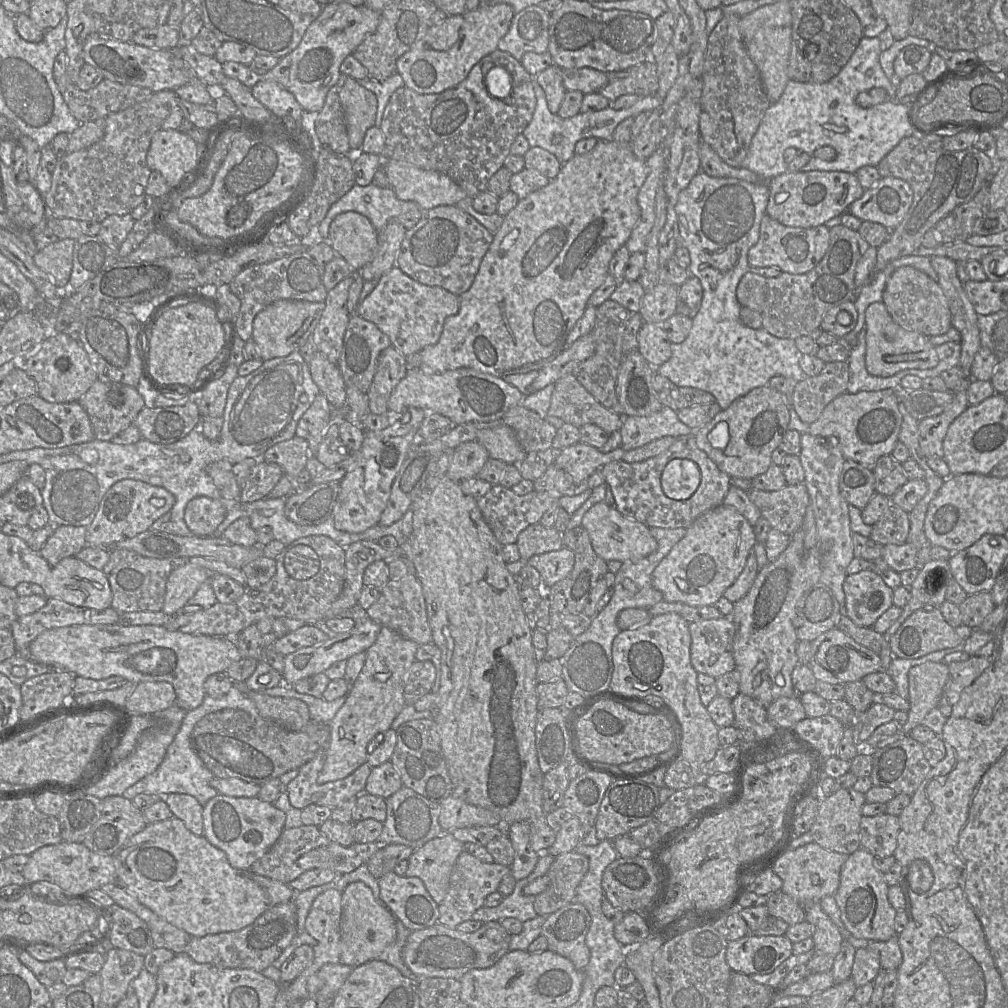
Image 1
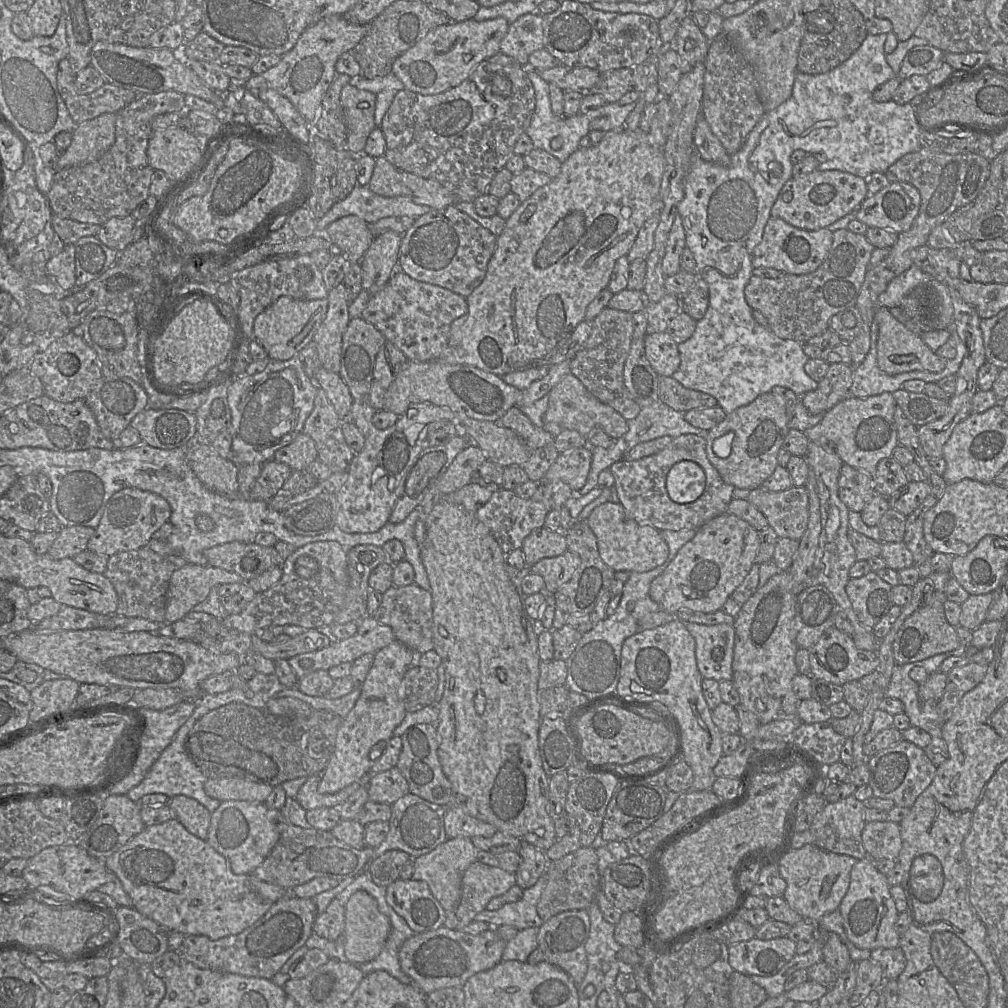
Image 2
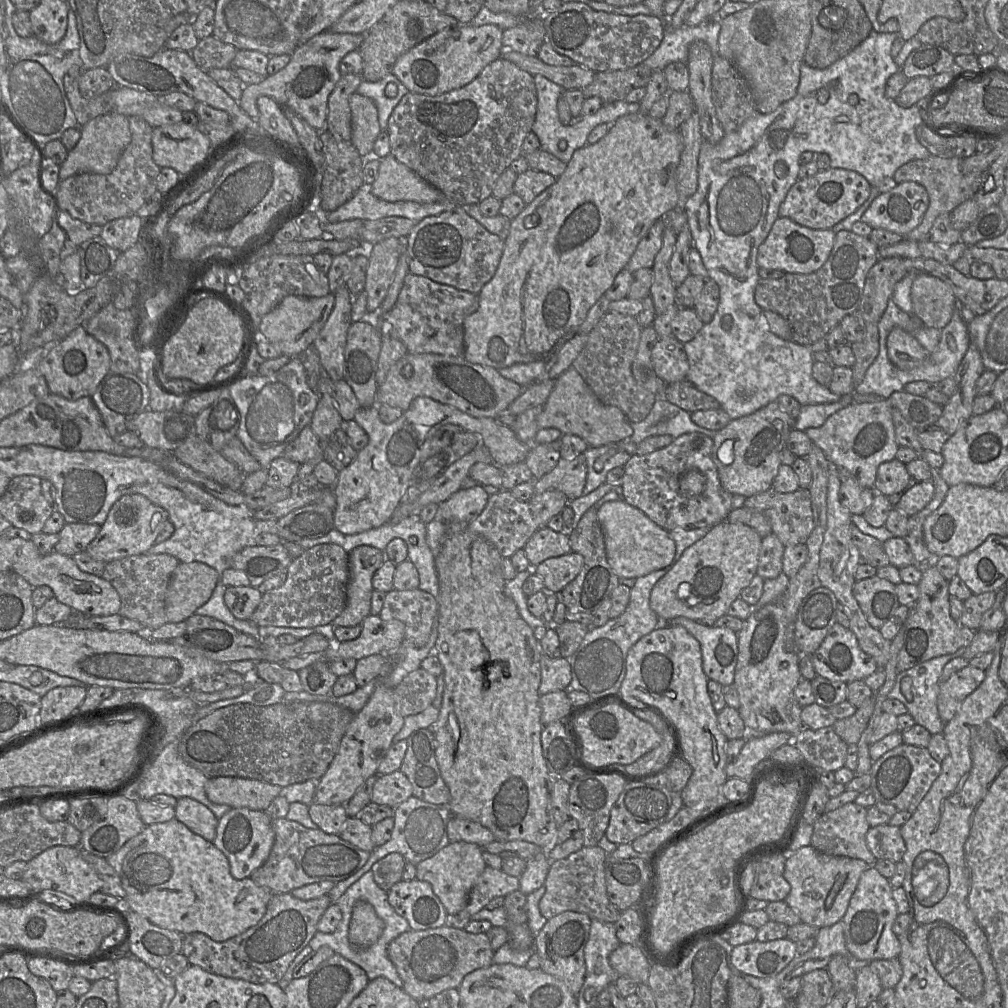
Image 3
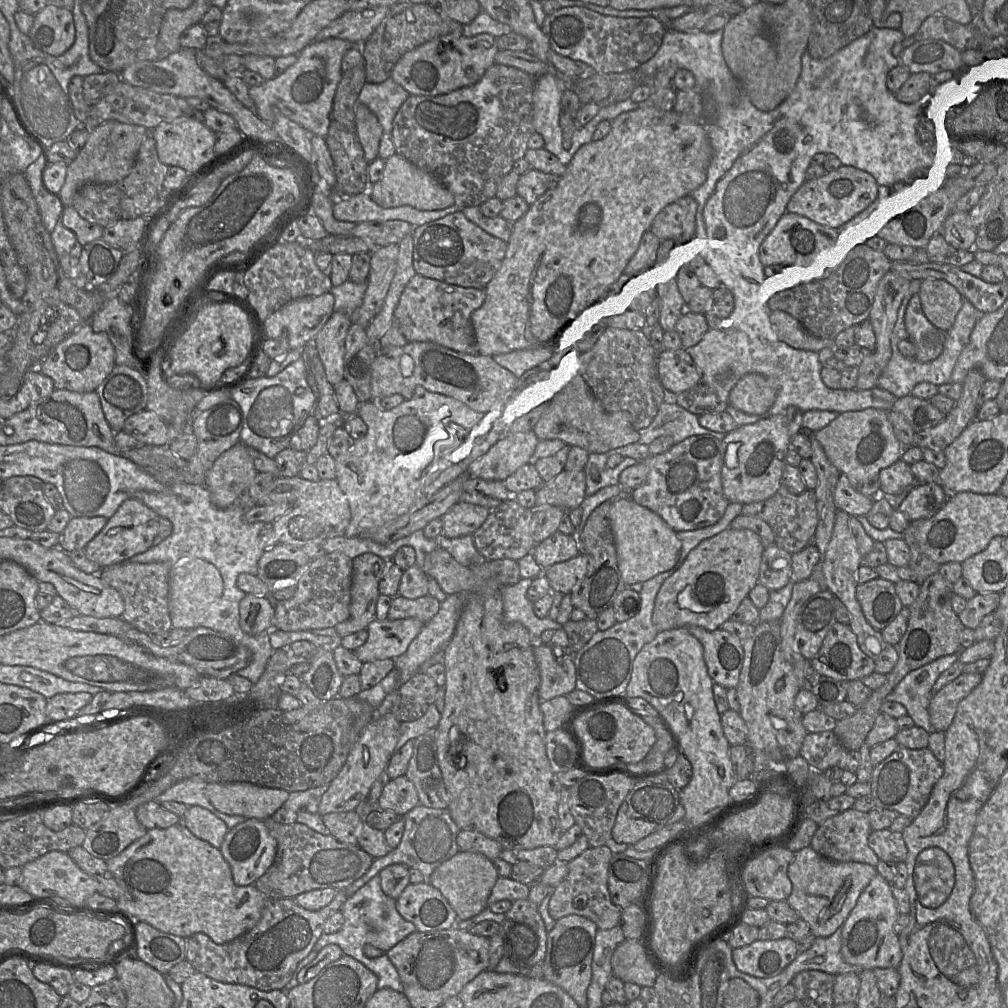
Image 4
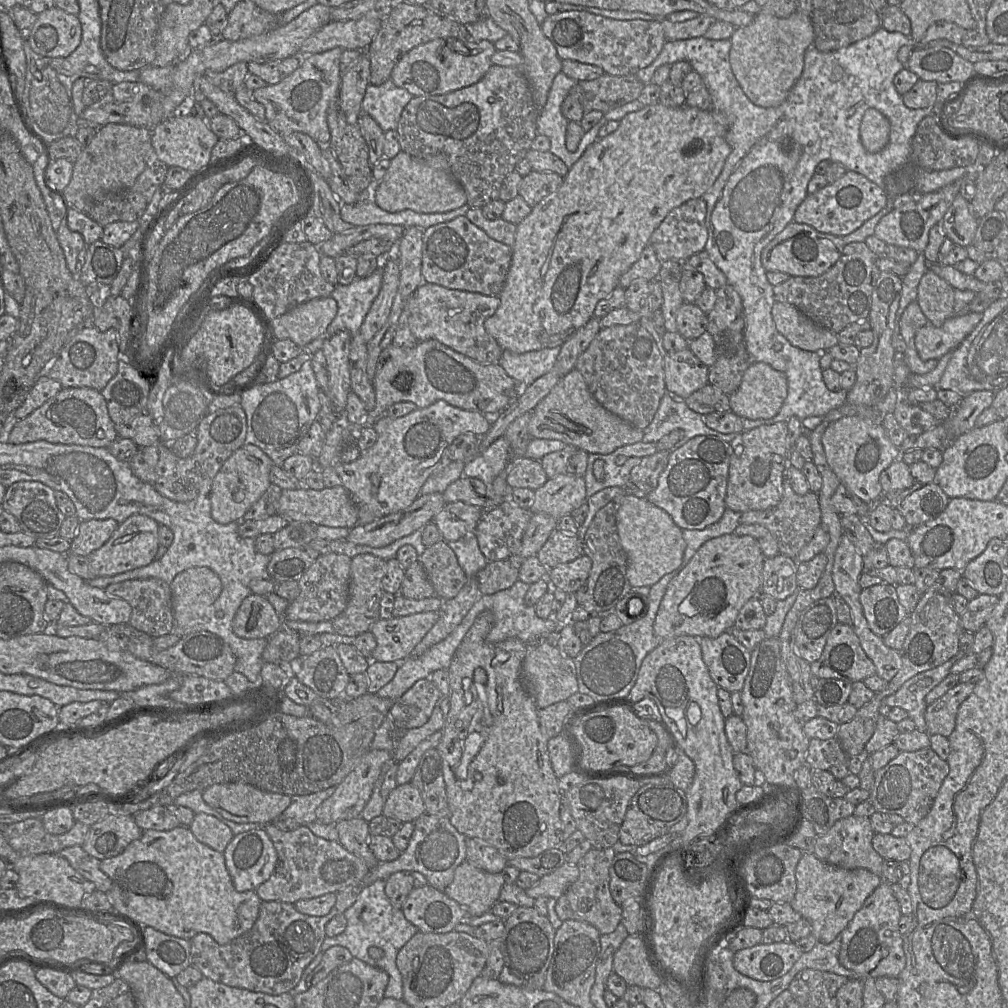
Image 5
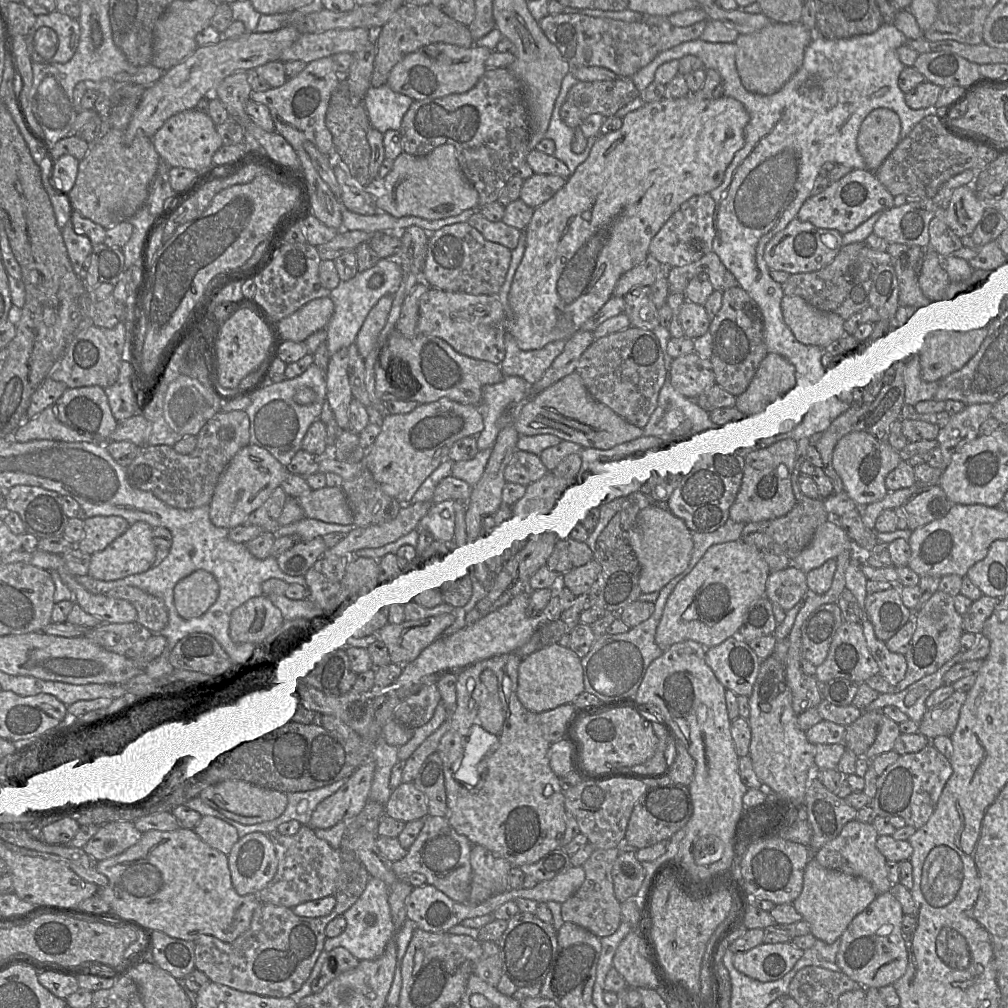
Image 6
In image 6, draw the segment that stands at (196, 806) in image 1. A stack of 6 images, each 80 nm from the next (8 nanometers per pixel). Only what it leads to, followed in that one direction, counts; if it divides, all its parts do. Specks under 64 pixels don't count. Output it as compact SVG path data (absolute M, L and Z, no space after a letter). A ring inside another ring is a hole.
M202 816L193 830L203 842L225 855L240 839L237 829L213 816Z

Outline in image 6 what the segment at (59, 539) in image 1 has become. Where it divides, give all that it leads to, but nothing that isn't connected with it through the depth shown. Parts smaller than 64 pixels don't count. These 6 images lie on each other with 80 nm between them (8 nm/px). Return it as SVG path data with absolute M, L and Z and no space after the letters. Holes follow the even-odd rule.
M94 516L83 521L83 536L76 547L89 555L104 550L130 526L121 516Z

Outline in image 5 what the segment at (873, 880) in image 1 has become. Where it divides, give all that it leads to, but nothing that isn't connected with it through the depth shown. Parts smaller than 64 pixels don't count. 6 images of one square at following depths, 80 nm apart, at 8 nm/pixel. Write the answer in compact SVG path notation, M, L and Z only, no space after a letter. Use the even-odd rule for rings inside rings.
M882 881L841 933L840 963L856 972L861 979L881 976L898 978L906 965L903 937L899 932L901 916L899 902L893 895L890 884Z

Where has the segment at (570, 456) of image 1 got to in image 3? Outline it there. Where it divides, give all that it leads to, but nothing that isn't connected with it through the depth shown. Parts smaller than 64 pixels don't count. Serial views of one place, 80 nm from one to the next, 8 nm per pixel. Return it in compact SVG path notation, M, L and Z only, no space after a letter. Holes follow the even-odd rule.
M584 454L573 458L560 458L557 465L547 474L534 480L535 494L547 490L559 490L569 500L583 496L587 478L587 463Z

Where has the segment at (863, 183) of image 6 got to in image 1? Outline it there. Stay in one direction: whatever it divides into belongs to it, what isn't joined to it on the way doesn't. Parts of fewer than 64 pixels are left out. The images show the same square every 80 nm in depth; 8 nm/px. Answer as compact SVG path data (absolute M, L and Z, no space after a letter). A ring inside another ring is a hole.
M811 170L785 172L767 182L769 201L766 214L779 223L795 228L812 228L848 212L849 205L864 190L855 174L843 171Z

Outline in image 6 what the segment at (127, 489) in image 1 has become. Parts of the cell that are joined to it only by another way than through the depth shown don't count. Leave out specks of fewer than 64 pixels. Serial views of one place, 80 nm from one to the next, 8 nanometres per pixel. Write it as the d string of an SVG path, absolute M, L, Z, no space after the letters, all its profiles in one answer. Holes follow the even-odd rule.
M137 521L104 550L91 554L88 575L101 581L112 581L150 569L156 558L157 547L153 543L153 527Z

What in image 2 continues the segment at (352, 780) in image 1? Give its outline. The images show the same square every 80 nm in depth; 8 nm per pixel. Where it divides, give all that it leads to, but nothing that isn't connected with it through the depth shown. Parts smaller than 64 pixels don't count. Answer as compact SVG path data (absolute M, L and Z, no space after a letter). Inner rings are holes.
M313 775L306 779L297 793L295 800L306 810L316 808L338 808L353 793L355 793L364 783L368 784L368 777L361 781L354 782L340 791L333 794L321 794L318 785L321 775Z

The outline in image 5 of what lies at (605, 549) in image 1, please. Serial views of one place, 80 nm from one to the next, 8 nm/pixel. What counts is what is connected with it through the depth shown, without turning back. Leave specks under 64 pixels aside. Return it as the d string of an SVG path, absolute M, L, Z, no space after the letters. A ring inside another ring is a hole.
M624 496L617 512L617 528L628 557L627 577L632 587L651 587L681 565L686 549L683 529L665 510L646 498Z

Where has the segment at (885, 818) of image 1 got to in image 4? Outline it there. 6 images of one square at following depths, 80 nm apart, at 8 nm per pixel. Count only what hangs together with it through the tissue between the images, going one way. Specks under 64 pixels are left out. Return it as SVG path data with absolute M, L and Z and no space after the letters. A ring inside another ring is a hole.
M889 828L872 830L868 845L880 860L894 863L906 860L908 850L901 832L893 832Z

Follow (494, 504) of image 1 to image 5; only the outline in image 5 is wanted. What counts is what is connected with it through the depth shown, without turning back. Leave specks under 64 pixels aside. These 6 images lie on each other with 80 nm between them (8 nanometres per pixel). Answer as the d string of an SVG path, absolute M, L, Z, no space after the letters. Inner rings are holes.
M509 500L483 510L473 532L488 562L506 560L519 551L530 515L529 509Z

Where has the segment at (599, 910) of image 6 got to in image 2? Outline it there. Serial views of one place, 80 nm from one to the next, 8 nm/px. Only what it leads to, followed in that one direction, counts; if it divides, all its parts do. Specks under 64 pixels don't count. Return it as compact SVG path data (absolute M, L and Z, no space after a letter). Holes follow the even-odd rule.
M581 846L564 857L549 862L545 872L546 886L537 903L537 912L543 921L568 910L586 910L592 902L596 902L604 919L616 925L622 912L616 909L602 890L602 877L598 871L598 856L592 847Z

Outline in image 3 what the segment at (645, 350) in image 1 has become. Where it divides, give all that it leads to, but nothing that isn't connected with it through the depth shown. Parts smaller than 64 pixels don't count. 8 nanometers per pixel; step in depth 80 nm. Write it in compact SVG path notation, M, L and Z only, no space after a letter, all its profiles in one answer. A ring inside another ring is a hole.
M674 336L658 338L651 349L654 370L665 384L686 379L689 363L683 343Z

